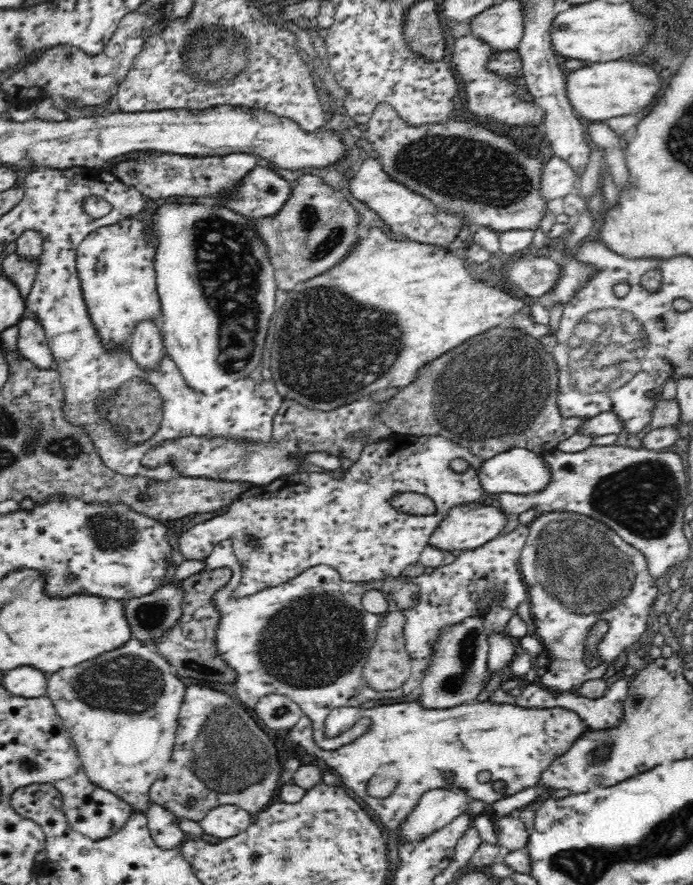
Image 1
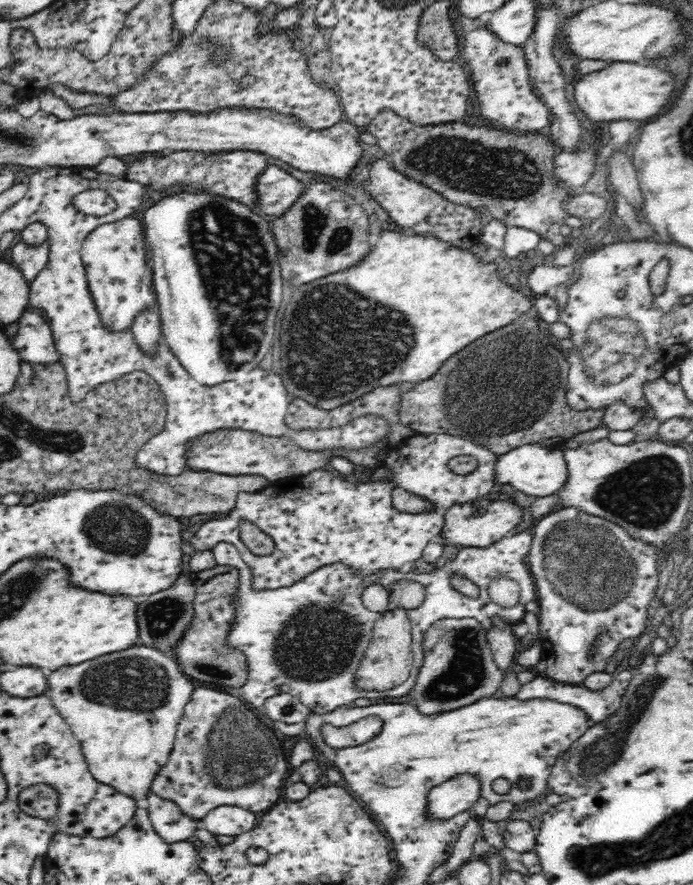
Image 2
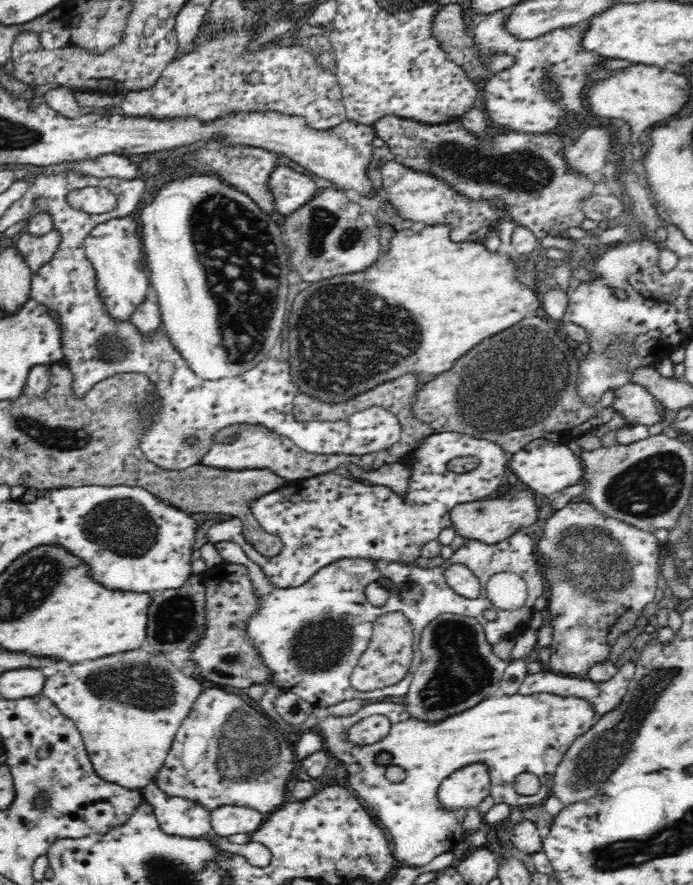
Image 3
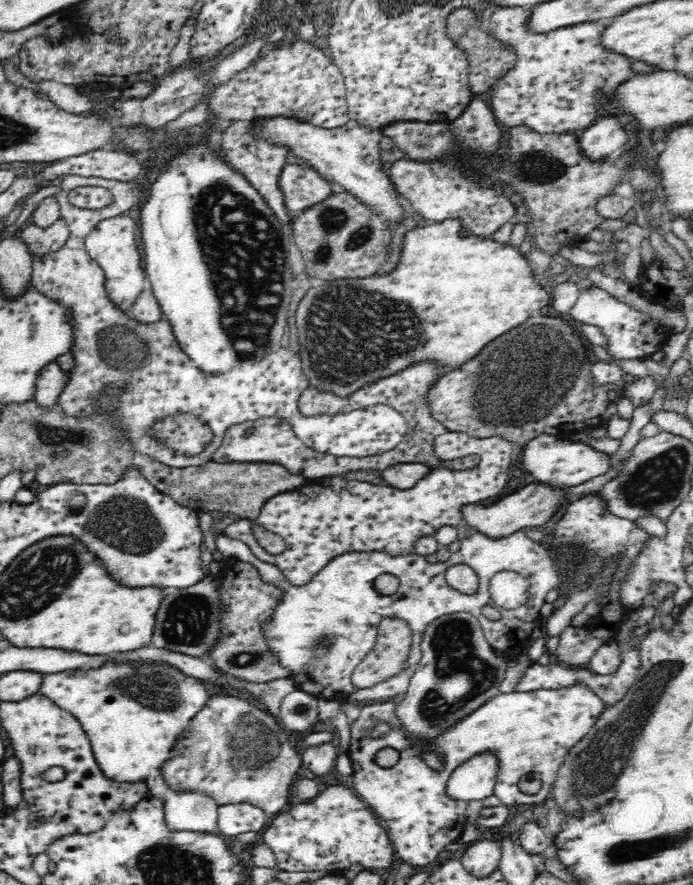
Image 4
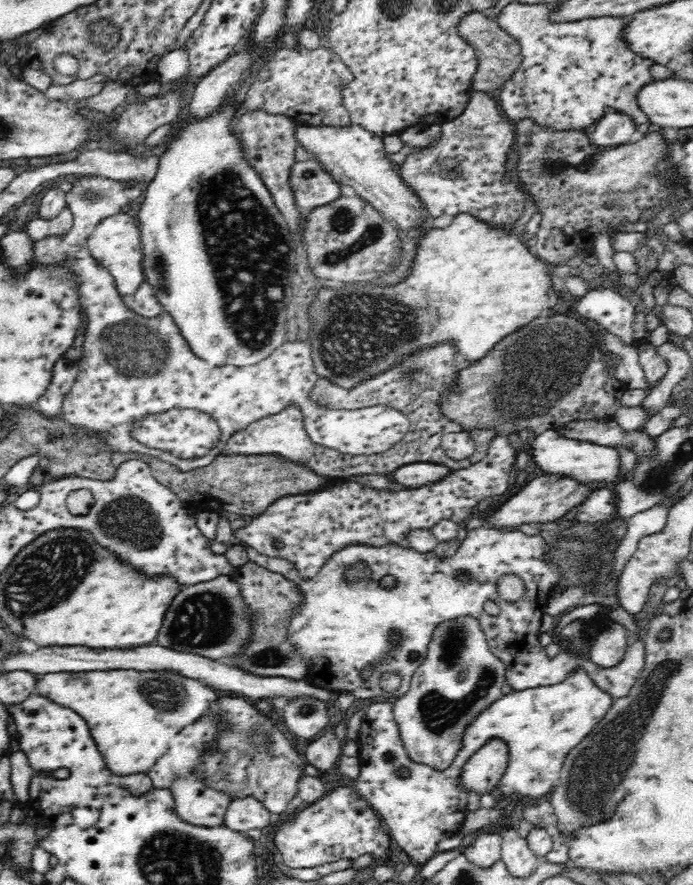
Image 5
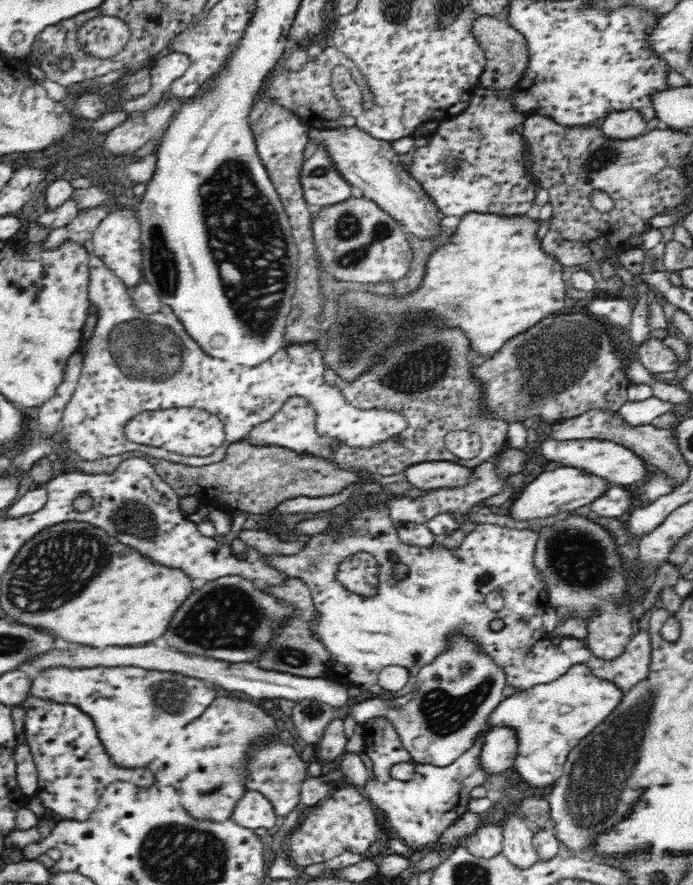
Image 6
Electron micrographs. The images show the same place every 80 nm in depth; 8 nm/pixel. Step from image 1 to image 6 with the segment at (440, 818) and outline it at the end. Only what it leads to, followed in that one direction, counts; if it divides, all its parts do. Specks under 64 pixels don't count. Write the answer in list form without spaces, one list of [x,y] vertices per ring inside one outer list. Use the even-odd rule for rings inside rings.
[[[494,725],[490,729],[489,734],[482,741],[482,754],[480,754],[480,763],[486,769],[486,773],[490,774],[490,780],[494,775],[498,775],[514,765],[515,758],[518,756],[518,746],[519,735],[516,727]]]

